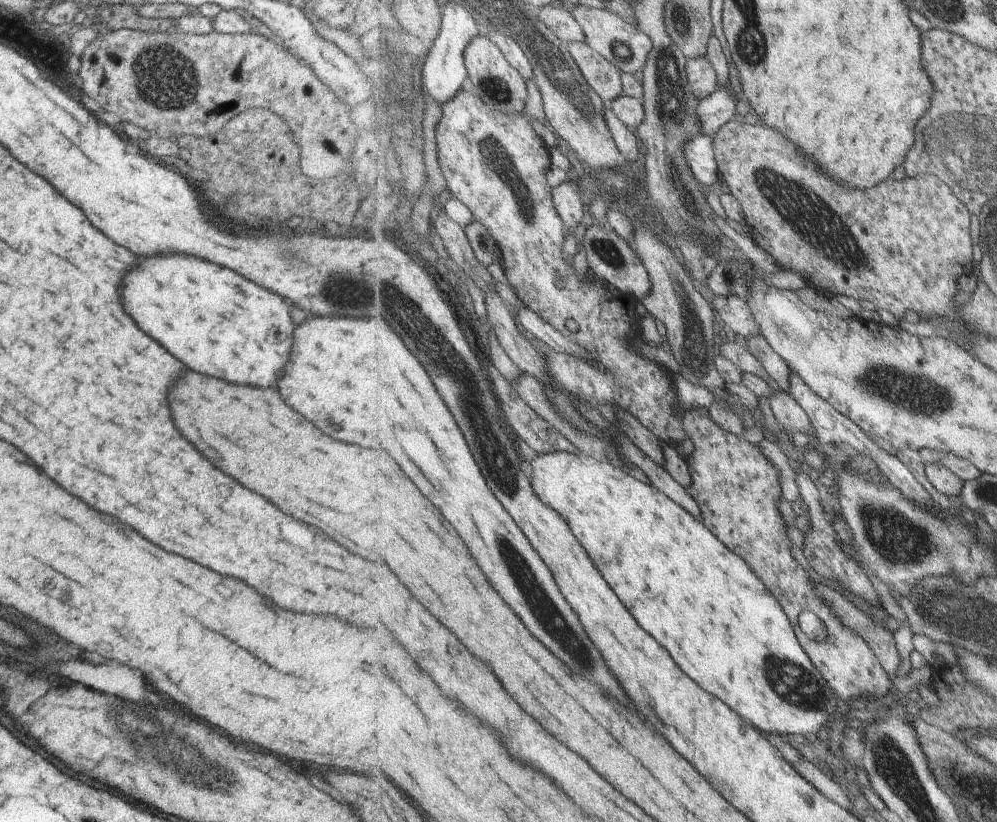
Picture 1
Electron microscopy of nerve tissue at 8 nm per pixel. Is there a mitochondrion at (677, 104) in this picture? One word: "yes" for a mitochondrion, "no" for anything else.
yes

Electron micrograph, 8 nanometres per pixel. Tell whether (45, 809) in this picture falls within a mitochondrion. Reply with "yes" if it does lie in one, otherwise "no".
no

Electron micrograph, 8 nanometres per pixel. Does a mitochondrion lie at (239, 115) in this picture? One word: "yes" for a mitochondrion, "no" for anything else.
no

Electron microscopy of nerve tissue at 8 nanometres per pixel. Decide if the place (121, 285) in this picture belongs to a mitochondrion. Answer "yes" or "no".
no

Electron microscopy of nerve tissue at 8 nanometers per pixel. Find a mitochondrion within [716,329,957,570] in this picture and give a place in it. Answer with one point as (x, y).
(891, 537)

